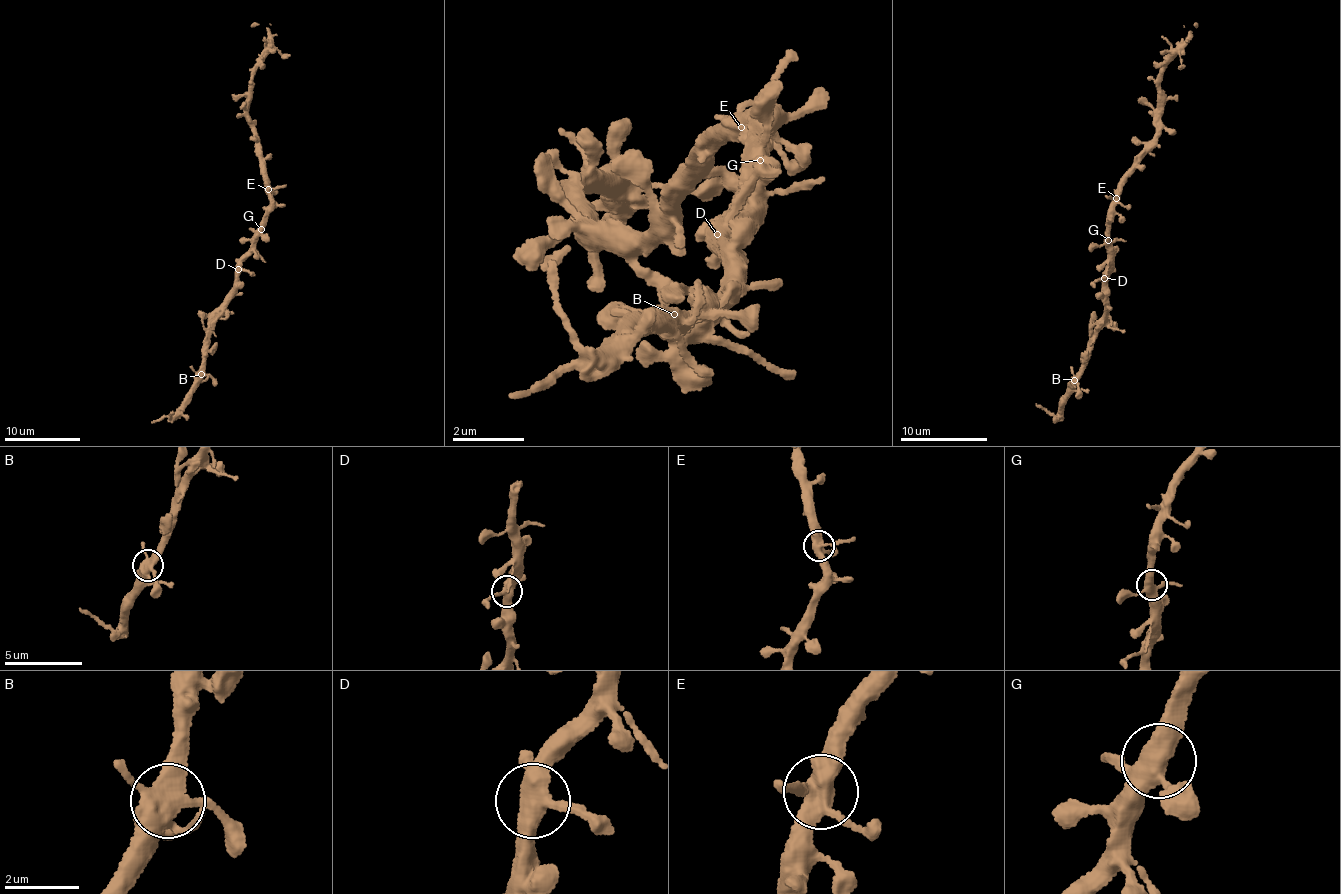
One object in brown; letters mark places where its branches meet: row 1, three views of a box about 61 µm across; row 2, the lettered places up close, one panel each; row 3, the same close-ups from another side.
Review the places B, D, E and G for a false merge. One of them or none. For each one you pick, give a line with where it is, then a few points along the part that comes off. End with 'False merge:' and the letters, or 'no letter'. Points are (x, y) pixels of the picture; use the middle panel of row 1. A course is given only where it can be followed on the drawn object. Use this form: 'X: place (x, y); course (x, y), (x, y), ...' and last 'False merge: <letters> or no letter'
False merge: no letter

